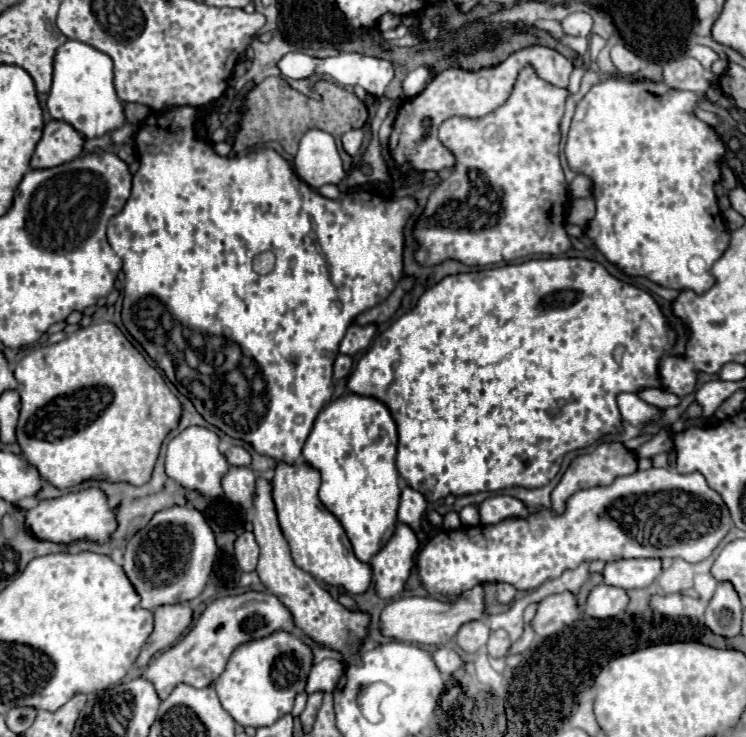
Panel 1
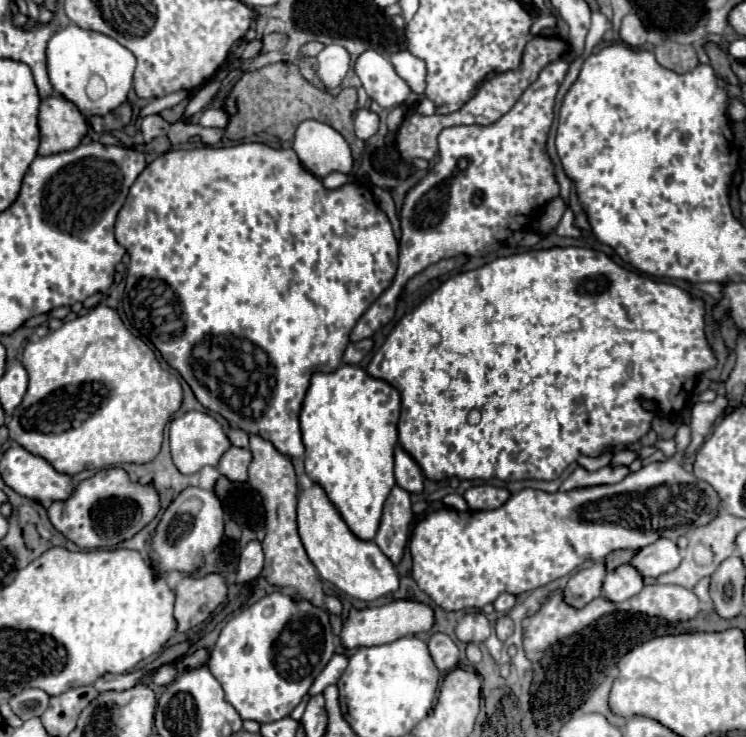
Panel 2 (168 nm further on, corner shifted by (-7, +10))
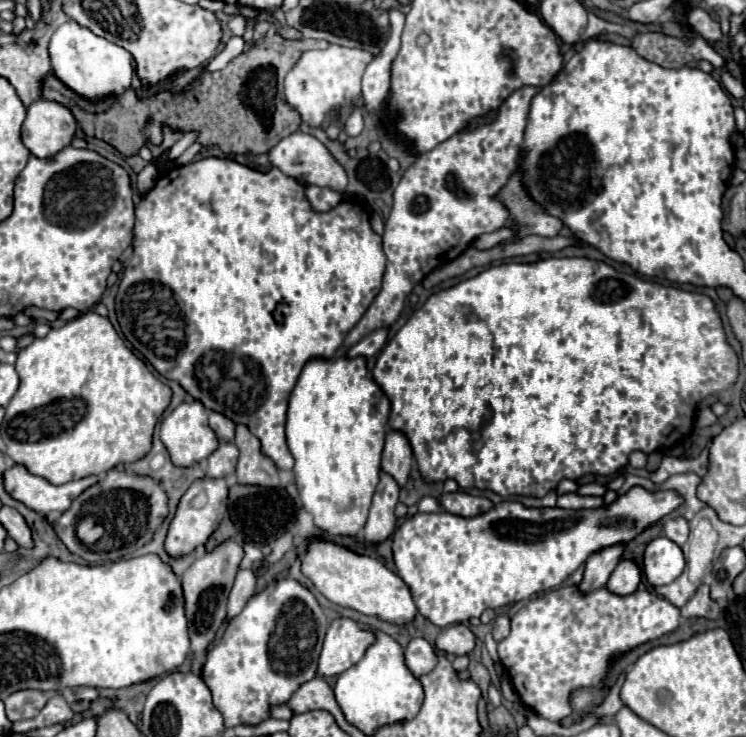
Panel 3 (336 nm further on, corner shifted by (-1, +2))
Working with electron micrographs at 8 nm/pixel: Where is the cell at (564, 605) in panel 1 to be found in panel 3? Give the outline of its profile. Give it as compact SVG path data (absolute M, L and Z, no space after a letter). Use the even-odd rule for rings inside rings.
M623 544L605 548L605 550L589 556L589 560L585 564L583 580L579 584L579 592L587 594L587 592L593 592L597 588L603 588L607 584L609 574L613 572L613 568L619 564L621 554L623 554Z

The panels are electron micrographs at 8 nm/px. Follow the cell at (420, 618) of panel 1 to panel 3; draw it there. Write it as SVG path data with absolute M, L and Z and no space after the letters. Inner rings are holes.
M351 618L331 622L319 658L319 676L337 676L357 664L367 648L375 642L375 634Z

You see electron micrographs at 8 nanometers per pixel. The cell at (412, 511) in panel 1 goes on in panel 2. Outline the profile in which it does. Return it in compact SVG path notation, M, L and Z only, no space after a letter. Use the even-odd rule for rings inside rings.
M401 446L395 448L395 482L413 494L423 490L423 472Z

